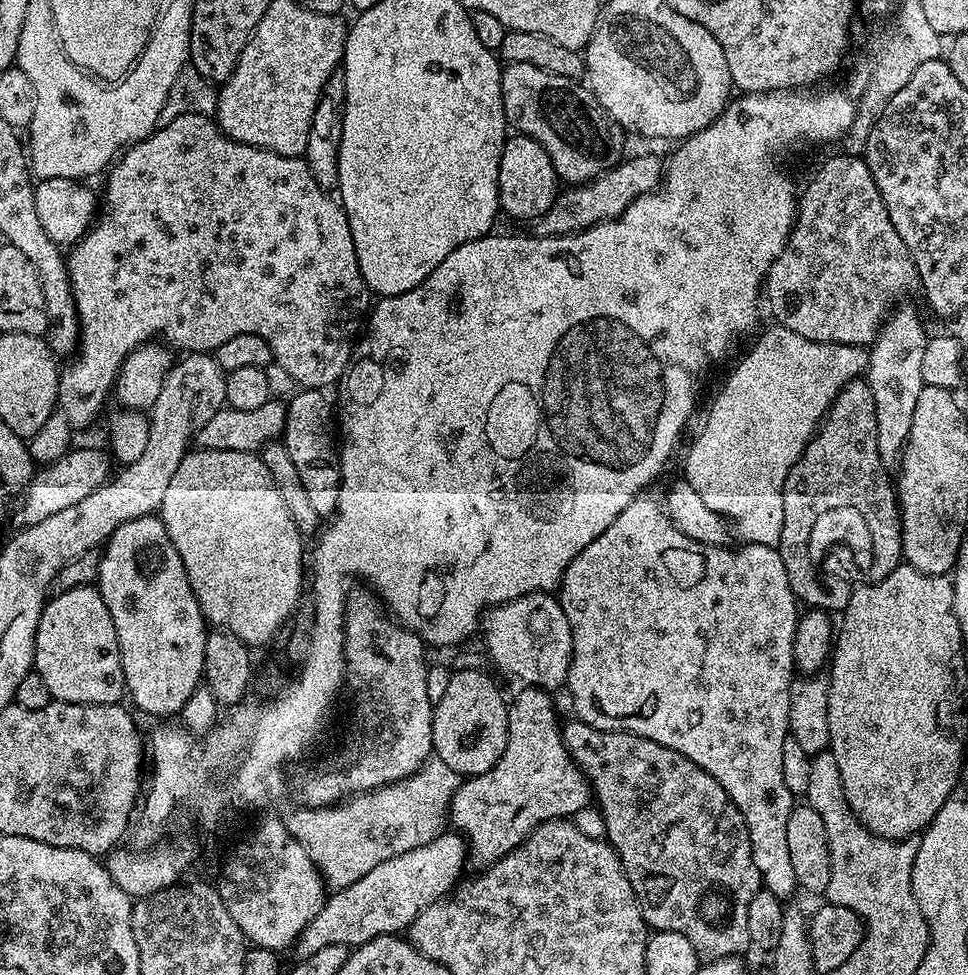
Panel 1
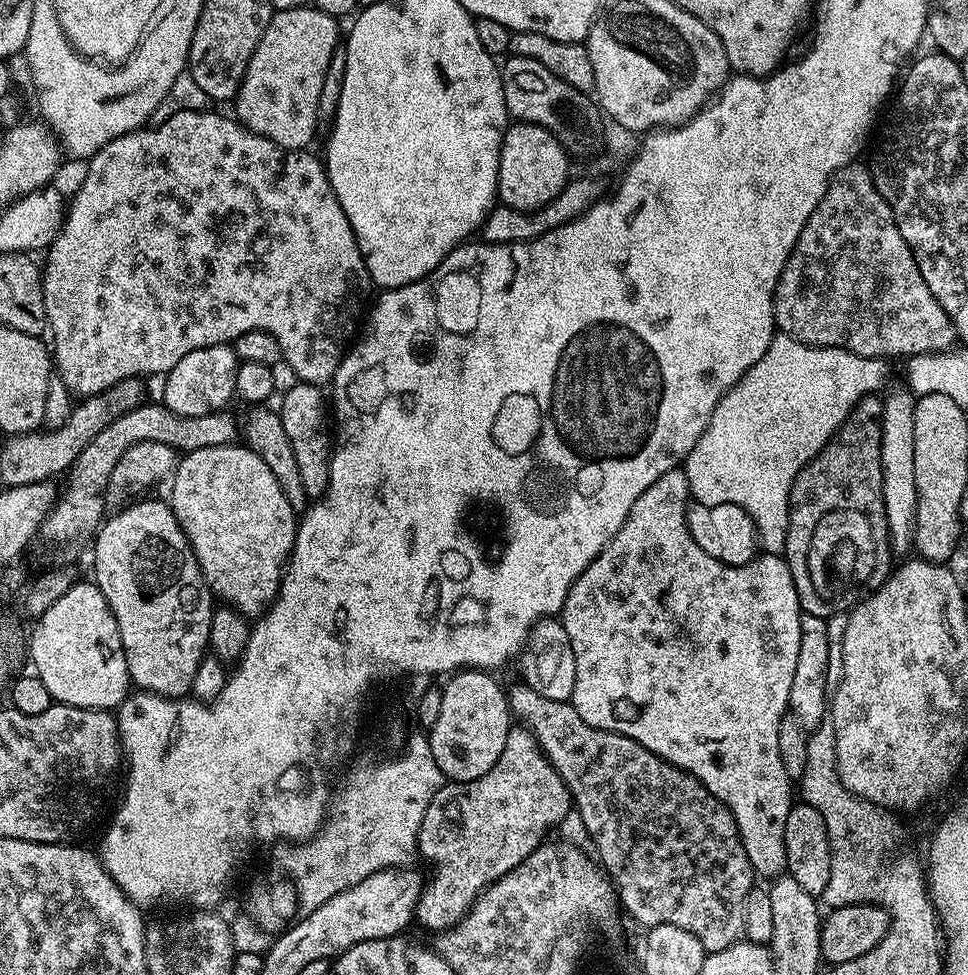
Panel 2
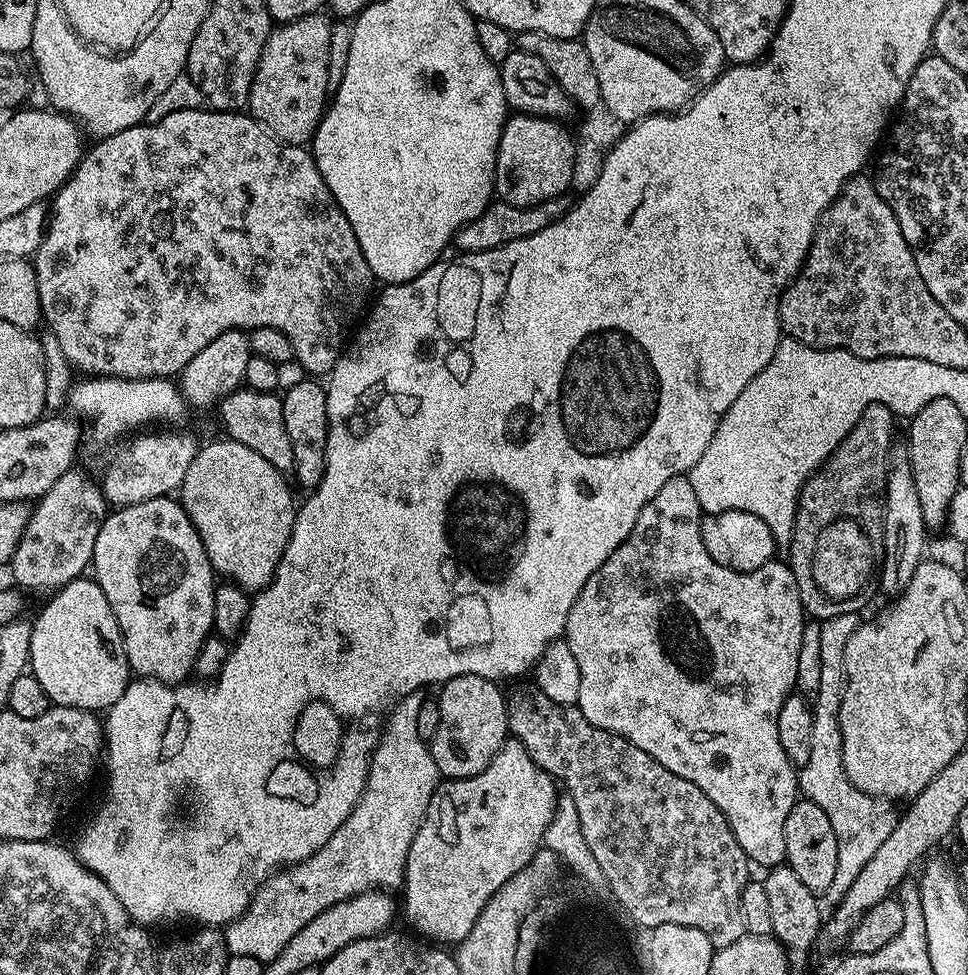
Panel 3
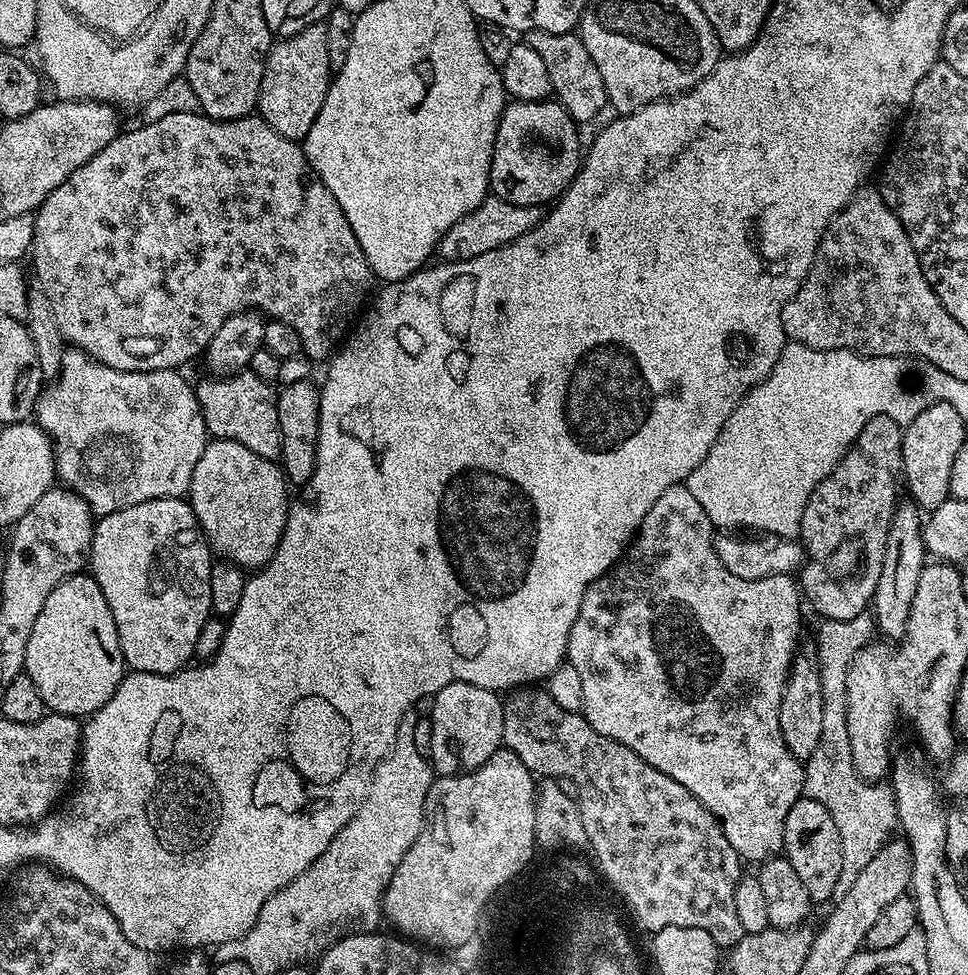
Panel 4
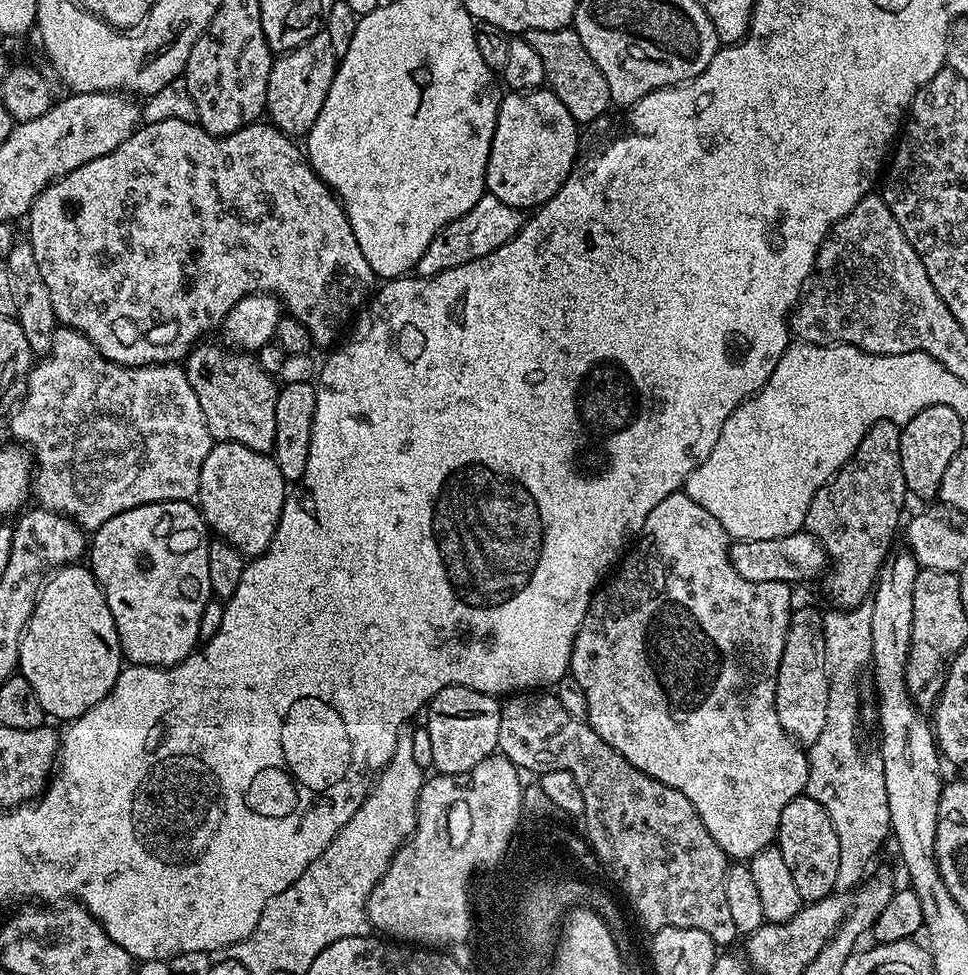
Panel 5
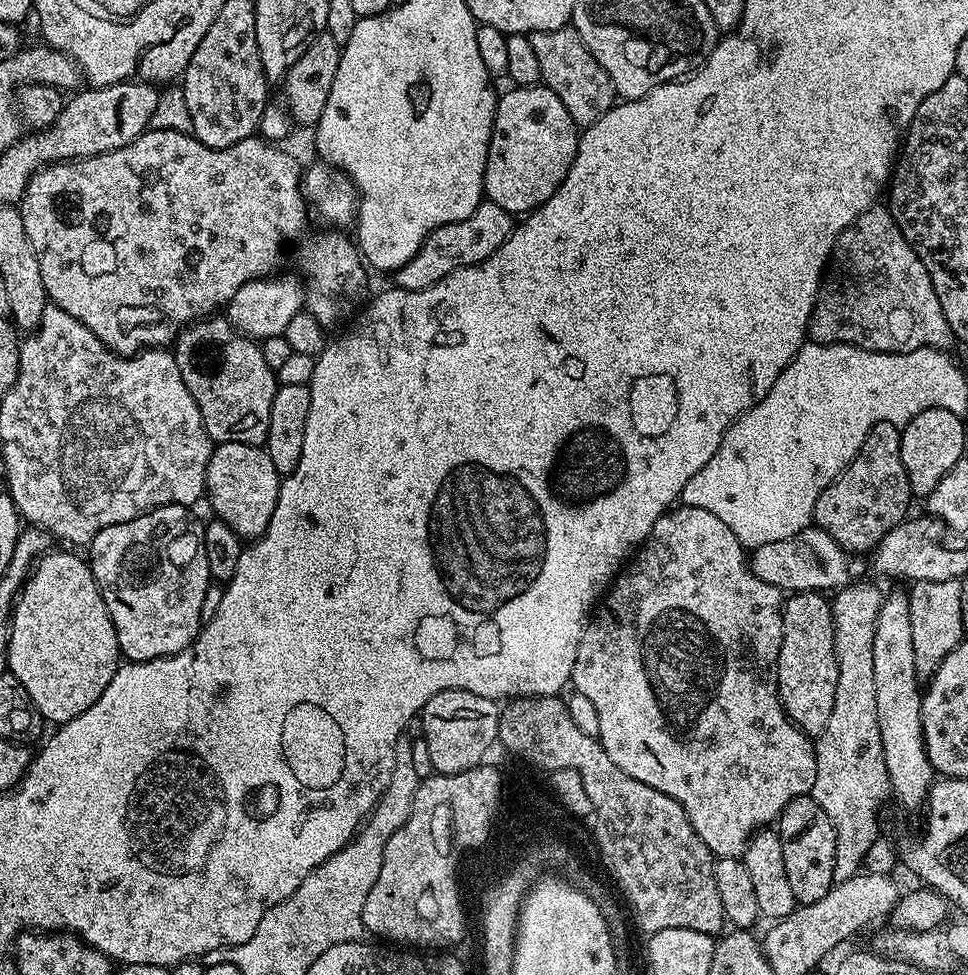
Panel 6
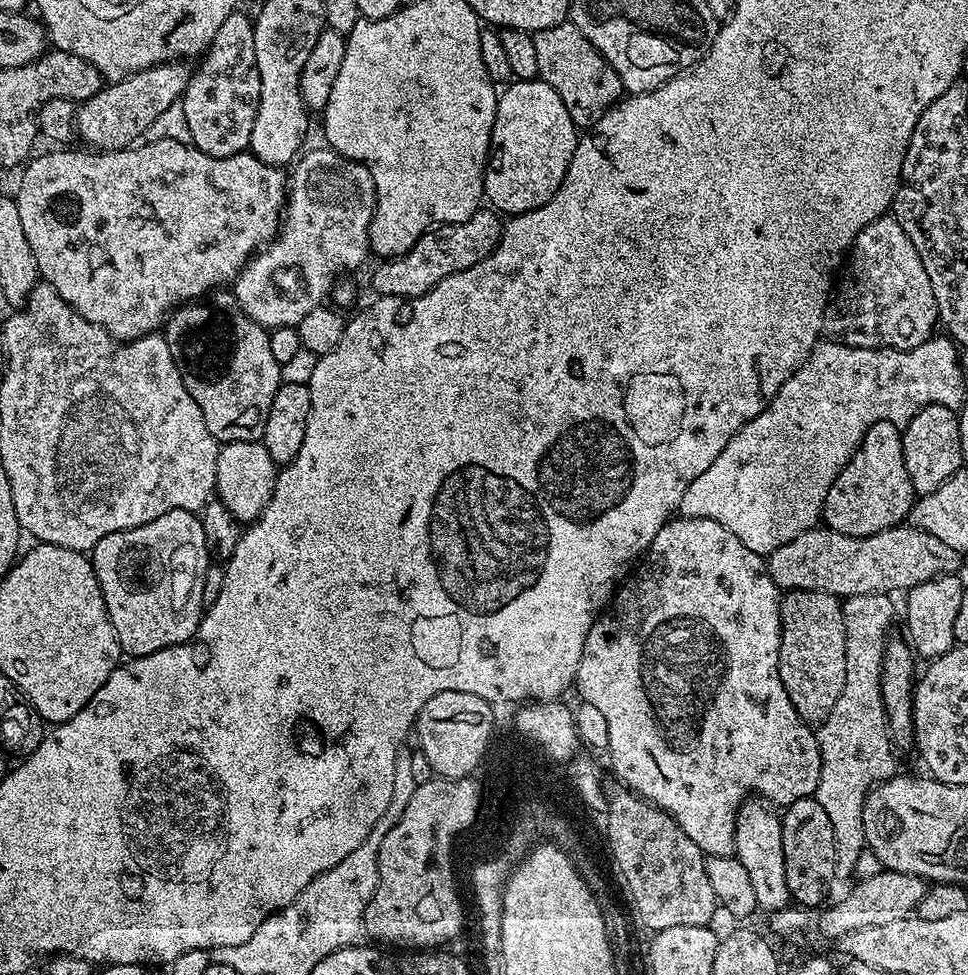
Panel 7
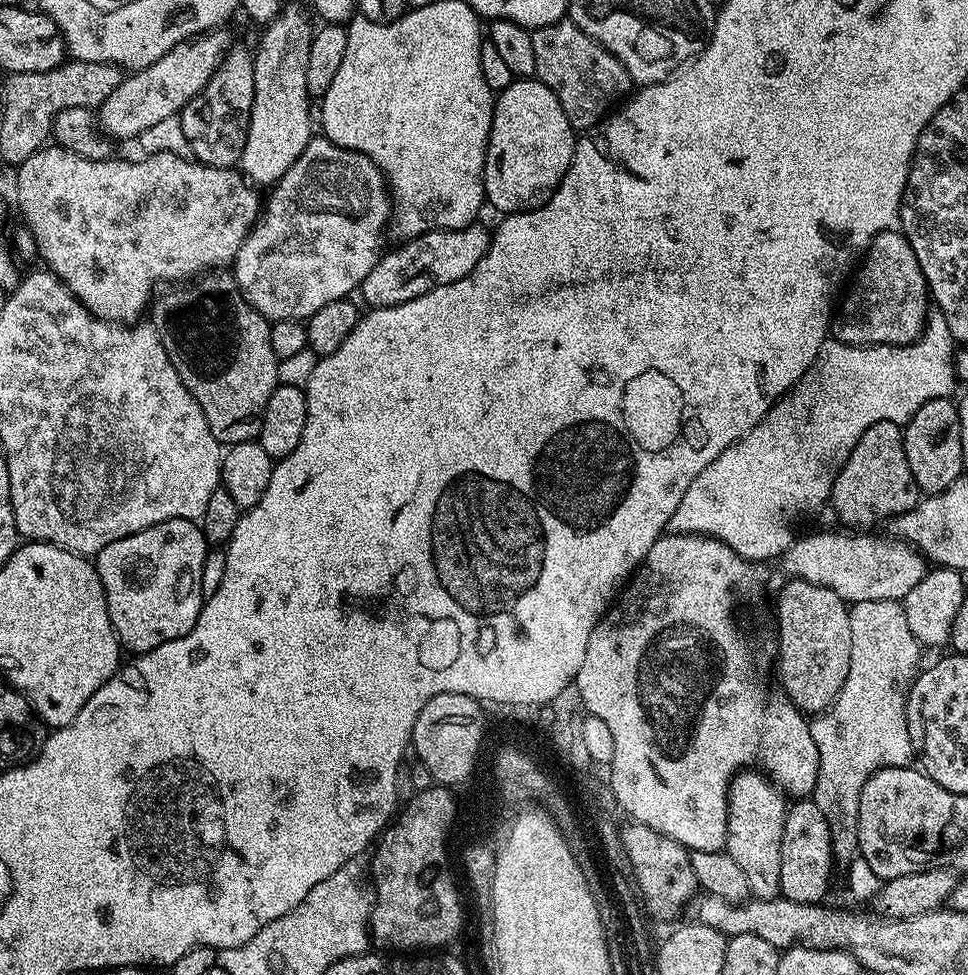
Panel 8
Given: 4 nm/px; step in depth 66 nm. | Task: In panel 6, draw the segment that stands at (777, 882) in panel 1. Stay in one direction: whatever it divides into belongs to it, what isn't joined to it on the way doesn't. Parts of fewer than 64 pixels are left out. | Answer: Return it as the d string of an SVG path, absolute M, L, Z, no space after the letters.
M676 506L657 517L643 544L603 593L594 615L585 623L584 633L578 642L570 684L575 691L586 694L586 698L590 698L590 706L594 706L594 714L598 716L600 745L606 754L610 754L614 763L632 778L662 790L679 802L686 810L696 833L716 858L743 857L754 834L771 825L768 823L771 820L773 823L791 800L809 795L814 786L816 750L813 741L788 719L776 692L776 663L782 650L785 599L781 589L770 586L770 582L762 582L751 572L746 565L742 546L726 522L714 518L710 510Z

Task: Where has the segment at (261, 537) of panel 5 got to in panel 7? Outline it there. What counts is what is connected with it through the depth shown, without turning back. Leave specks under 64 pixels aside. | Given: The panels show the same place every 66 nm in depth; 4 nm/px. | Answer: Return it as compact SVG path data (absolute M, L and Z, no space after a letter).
M234 442L223 445L216 463L216 491L215 495L224 504L226 510L241 525L248 526L255 522L266 510L270 498L274 494L276 485L277 464L270 458L263 442Z

